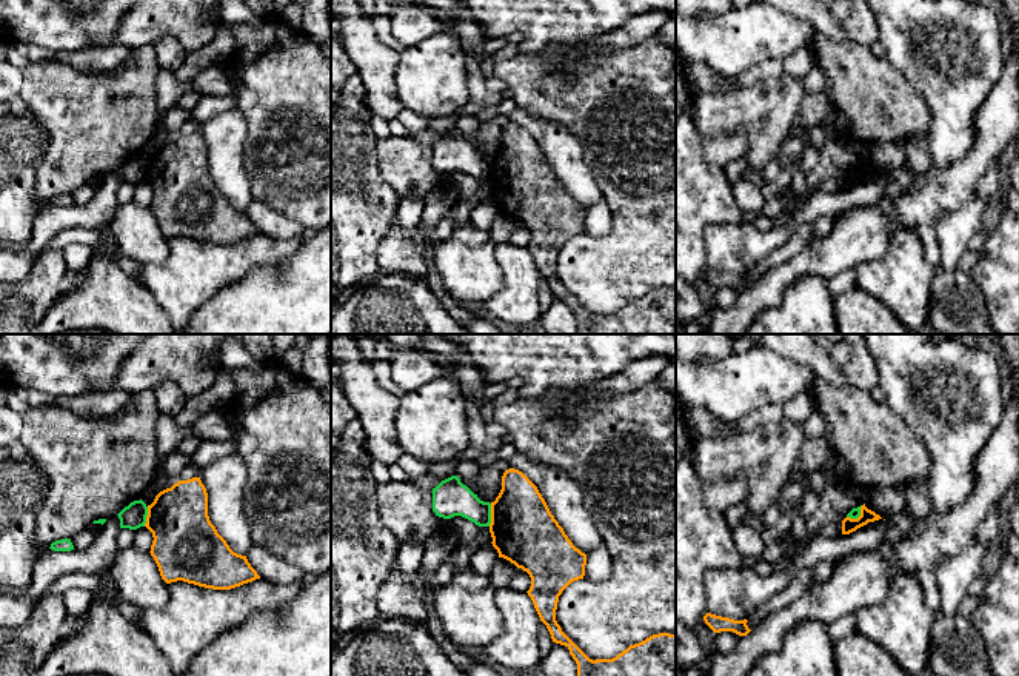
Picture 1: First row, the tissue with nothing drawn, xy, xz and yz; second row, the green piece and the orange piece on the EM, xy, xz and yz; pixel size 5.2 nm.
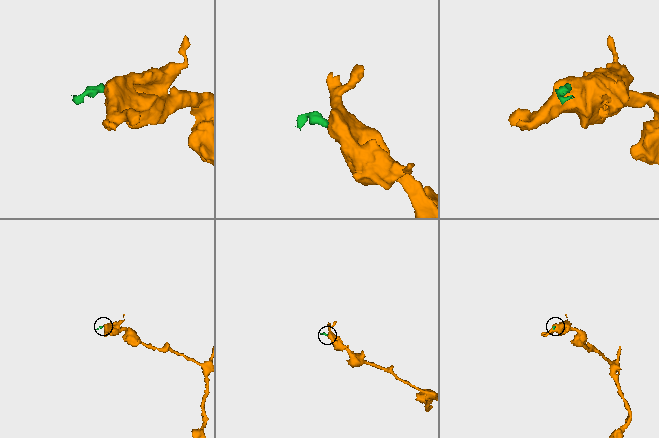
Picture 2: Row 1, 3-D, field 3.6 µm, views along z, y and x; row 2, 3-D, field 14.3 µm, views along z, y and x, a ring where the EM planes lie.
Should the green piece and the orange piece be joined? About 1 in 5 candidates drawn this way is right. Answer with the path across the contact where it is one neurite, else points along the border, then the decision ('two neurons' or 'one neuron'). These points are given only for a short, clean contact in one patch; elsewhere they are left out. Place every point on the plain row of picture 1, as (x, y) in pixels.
border xz (491, 159), (491, 177), (488, 180); two neurons

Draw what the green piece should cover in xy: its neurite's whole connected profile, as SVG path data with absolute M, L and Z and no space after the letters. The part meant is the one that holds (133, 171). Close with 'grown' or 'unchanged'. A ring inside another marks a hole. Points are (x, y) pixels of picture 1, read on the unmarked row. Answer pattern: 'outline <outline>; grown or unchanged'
outline M142 154L134 156L128 162L125 162L117 171L120 174L120 183L137 185L140 182L145 182L146 179L148 162Z; unchanged

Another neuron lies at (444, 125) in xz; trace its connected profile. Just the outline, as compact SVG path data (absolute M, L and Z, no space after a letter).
M448 115L437 120L431 120L429 129L445 136L453 131L454 125L456 125L454 115Z

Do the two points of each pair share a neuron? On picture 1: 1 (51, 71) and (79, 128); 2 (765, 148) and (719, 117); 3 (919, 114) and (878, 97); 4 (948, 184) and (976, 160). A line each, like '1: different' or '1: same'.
1: same
2: same
3: same
4: same

